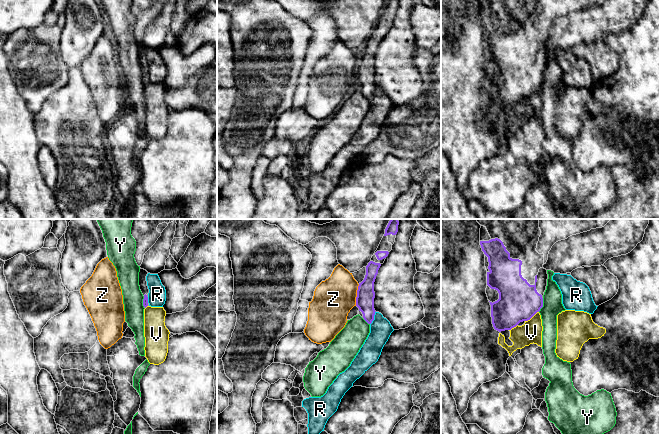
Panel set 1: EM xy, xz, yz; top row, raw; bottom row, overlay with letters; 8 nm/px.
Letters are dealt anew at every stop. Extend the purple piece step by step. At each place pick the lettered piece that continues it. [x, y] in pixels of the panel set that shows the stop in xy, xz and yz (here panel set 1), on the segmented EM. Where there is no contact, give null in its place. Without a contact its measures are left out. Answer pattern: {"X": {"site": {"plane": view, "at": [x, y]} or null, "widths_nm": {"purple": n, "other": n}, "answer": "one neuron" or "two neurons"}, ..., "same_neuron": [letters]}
{"R": {"site": {"plane": "xz", "at": [373, 318]}, "widths_nm": {"purple": 140, "other": 180}, "answer": "two neurons"}, "V": {"site": {"plane": "yz", "at": [531, 317]}, "widths_nm": {"purple": 320, "other": 180}, "answer": "two neurons"}, "Y": {"site": {"plane": "yz", "at": [542, 305]}, "widths_nm": {"purple": 320, "other": 160}, "answer": "two neurons"}, "Z": {"site": {"plane": "xz", "at": [357, 295]}, "widths_nm": {"purple": 140, "other": 320}, "answer": "two neurons"}, "same_neuron": []}

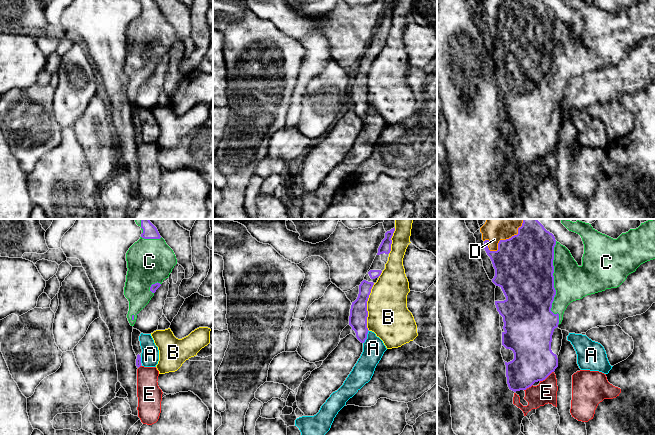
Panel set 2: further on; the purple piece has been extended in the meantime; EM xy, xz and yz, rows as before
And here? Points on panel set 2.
{"A": {"site": {"plane": "xz", "at": [366, 337]}, "widths_nm": {"purple": 140, "other": 180}, "answer": "two neurons"}, "B": {"site": {"plane": "xz", "at": [366, 307]}, "widths_nm": {"purple": 140, "other": 340}, "answer": "two neurons"}, "C": {"site": {"plane": "yz", "at": [553, 284]}, "widths_nm": {"purple": 440, "other": 280}, "answer": "one neuron"}, "D": {"site": {"plane": "yz", "at": [506, 239]}, "widths_nm": {"purple": 480, "other": 280}, "answer": "one neuron"}, "E": {"site": {"plane": "yz", "at": [546, 377]}, "widths_nm": {"purple": 320, "other": 180}, "answer": "two neurons"}, "same_neuron": ["C", "D"]}

